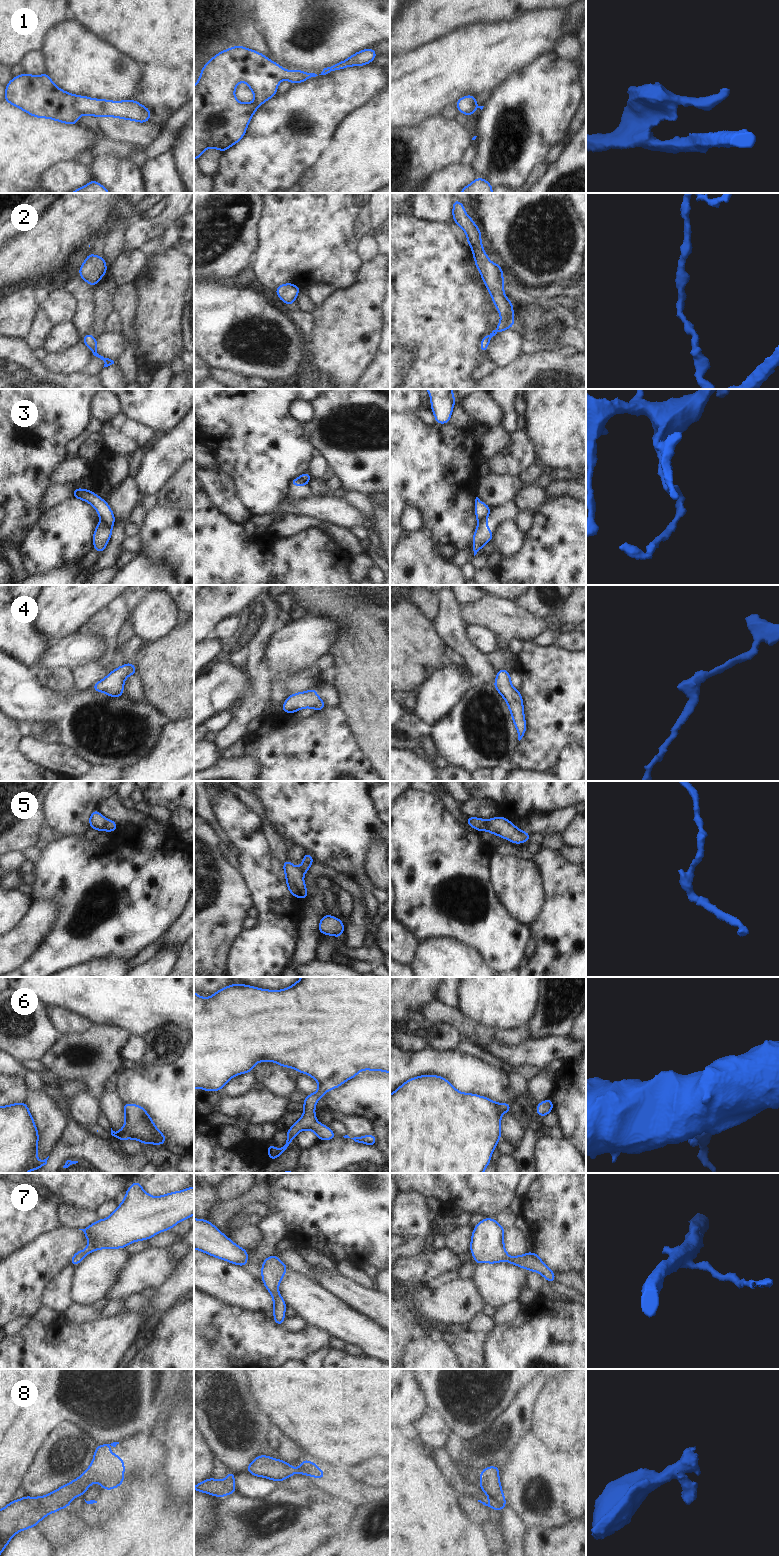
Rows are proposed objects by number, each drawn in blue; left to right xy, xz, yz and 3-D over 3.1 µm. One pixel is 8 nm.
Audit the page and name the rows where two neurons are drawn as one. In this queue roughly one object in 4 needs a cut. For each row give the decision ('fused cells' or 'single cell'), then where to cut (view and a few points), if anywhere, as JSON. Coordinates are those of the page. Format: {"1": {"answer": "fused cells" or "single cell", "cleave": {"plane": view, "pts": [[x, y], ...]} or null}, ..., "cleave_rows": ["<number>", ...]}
{"1": {"answer": "single cell", "cleave": null}, "2": {"answer": "single cell", "cleave": null}, "3": {"answer": "fused cells", "cleave": {"plane": "xy", "pts": [[101, 520], [111, 528]]}}, "4": {"answer": "single cell", "cleave": null}, "5": {"answer": "fused cells", "cleave": {"plane": "xy", "pts": [[107, 819], [104, 829]]}}, "6": {"answer": "single cell", "cleave": null}, "7": {"answer": "single cell", "cleave": null}, "8": {"answer": "fused cells", "cleave": {"plane": "yz", "pts": [[485, 1492], [495, 1497], [502, 1495]]}}, "cleave_rows": ["3", "5", "8"]}

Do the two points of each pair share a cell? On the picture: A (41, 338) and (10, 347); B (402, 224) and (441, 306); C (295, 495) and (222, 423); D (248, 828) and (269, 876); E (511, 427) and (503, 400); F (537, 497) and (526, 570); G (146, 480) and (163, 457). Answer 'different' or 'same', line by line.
A: different
B: same
C: different
D: same
E: same
F: different
G: same

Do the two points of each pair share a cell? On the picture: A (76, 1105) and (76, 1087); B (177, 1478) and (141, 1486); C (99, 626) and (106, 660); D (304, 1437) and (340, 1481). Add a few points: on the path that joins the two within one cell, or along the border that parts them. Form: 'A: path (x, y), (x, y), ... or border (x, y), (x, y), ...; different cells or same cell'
A: border (86, 1089), (77, 1092), (67, 1102); different cells
B: border (164, 1469), (169, 1491), (177, 1501); different cells
C: path (107, 634), (110, 637), (110, 652); same cell
D: border (342, 1467), (336, 1466), (326, 1474); different cells

